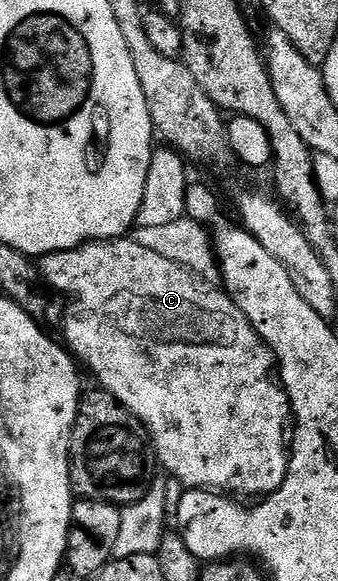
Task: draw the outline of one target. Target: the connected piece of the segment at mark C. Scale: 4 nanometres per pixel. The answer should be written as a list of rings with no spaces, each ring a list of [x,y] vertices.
[[[132,239],[91,241],[88,245],[81,245],[77,249],[49,253],[39,261],[39,273],[43,281],[65,296],[64,344],[84,368],[86,365],[97,376],[96,384],[110,393],[140,422],[149,435],[156,464],[158,466],[161,464],[175,480],[182,481],[189,489],[228,491],[233,495],[246,493],[247,496],[253,497],[252,499],[261,499],[274,493],[281,486],[289,469],[290,450],[287,448],[287,426],[291,421],[289,396],[275,376],[275,358],[272,349],[262,341],[253,324],[243,315],[243,311],[239,311],[239,307],[228,295],[201,297],[200,291],[197,290],[197,281],[189,272],[186,266],[171,263],[171,259],[163,259],[163,255],[150,251],[147,247],[139,247],[139,243],[135,243]]]

